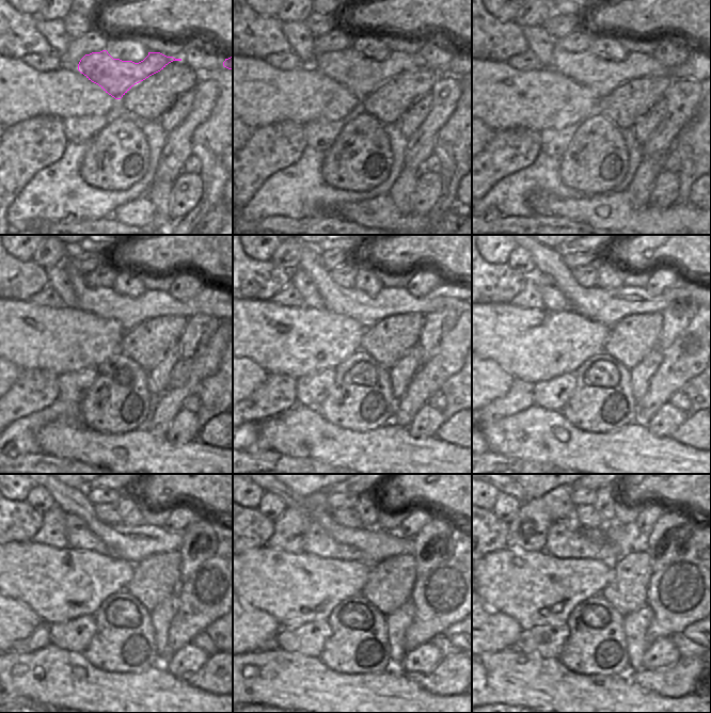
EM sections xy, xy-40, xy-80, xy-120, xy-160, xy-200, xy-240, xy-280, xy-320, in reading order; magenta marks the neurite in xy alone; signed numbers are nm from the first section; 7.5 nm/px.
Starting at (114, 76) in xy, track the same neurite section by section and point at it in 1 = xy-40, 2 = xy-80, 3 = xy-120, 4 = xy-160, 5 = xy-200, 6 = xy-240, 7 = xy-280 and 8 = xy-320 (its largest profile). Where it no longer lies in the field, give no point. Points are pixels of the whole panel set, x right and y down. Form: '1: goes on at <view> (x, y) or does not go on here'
1: goes on at xy-40 (360, 75)
2: goes on at xy-80 (601, 76)
3: goes on at xy-120 (128, 312)
4: goes on at xy-160 (366, 310)
5: goes on at xy-200 (607, 306)
6: goes on at xy-240 (131, 543)
7: goes on at xy-280 (377, 544)
8: goes on at xy-320 (521, 495)

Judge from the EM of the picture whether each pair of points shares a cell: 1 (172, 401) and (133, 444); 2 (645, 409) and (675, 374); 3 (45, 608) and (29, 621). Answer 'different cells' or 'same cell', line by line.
1: different cells
2: same cell
3: different cells

